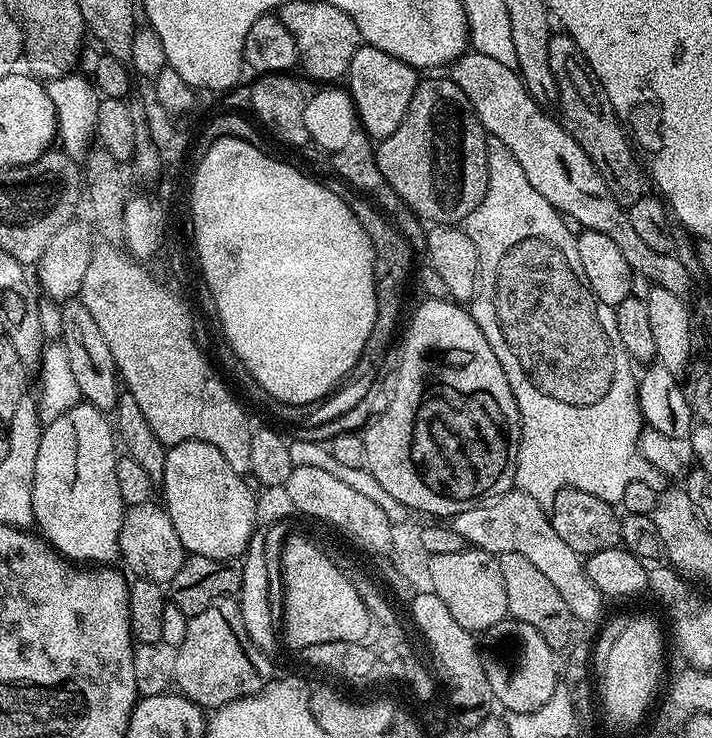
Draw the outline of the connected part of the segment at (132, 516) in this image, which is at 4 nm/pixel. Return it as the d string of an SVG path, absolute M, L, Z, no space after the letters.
M163 503L139 504L125 511L120 531L119 559L124 560L125 566L123 567L133 577L153 580L154 583L161 586L171 585L174 574L182 570L186 553L182 546L182 538L178 538L178 533L174 531L174 522L170 522Z

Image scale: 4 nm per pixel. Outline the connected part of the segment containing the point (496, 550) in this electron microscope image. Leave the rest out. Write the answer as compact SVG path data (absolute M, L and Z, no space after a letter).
M509 490L492 496L451 517L450 525L458 530L458 534L462 534L465 545L481 548L497 558L502 554L517 552L532 565L538 566L539 572L558 589L558 594L562 594L573 621L580 623L581 620L584 624L595 625L605 615L606 598L596 589L594 582L590 582L584 569L584 560L574 550L570 550L562 538L558 538L545 505L530 494Z

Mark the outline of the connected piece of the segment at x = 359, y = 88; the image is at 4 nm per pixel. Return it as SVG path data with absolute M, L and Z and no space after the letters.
M367 46L356 49L354 58L348 67L346 88L356 103L356 115L360 117L361 126L373 141L384 140L390 134L394 134L394 130L398 130L410 106L410 98L414 98L417 83L417 69L386 54L386 50Z

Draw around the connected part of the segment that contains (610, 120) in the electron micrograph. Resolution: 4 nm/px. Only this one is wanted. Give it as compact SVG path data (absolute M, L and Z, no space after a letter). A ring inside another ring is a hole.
M554 34L550 38L550 70L554 70L554 78L558 82L558 116L564 129L574 137L578 146L582 146L582 150L586 150L590 162L594 162L598 174L602 174L615 200L625 206L631 204L642 195L640 168L636 165L637 153L633 141L616 115L602 82L598 82L594 70L590 70L586 58L578 50L574 37Z

